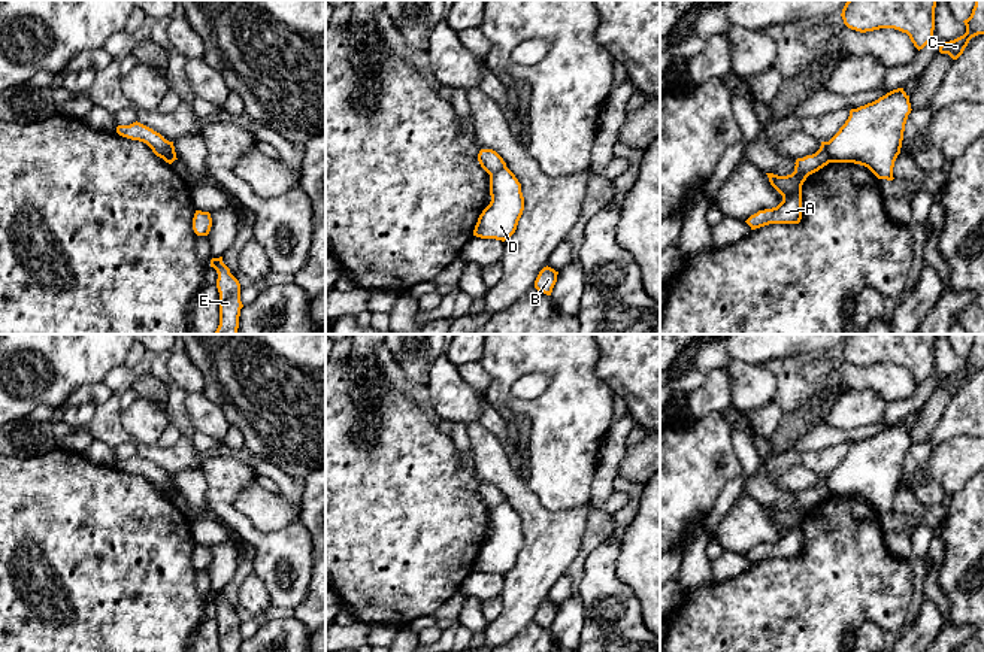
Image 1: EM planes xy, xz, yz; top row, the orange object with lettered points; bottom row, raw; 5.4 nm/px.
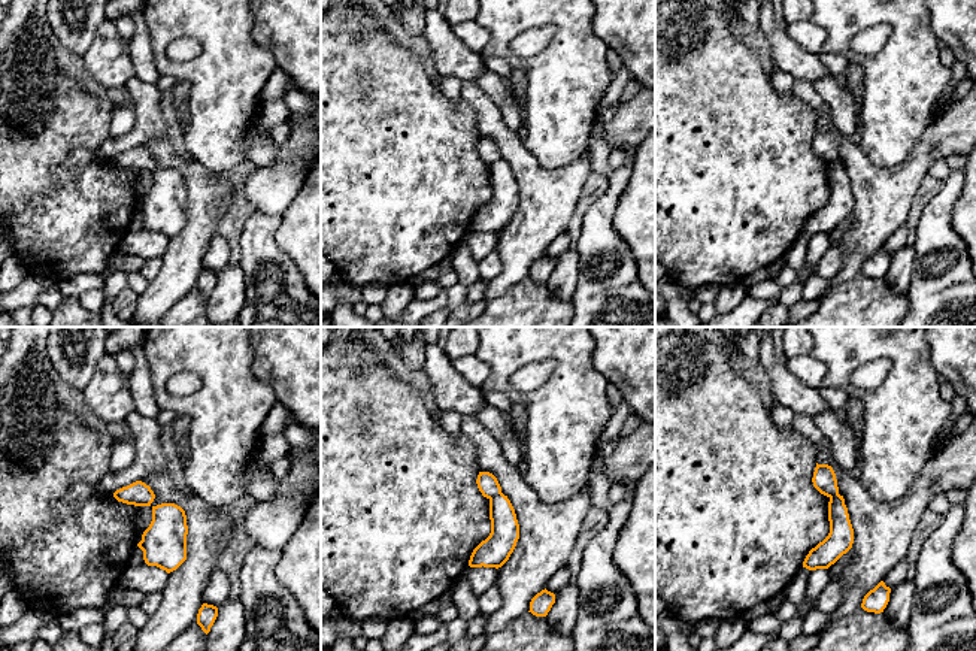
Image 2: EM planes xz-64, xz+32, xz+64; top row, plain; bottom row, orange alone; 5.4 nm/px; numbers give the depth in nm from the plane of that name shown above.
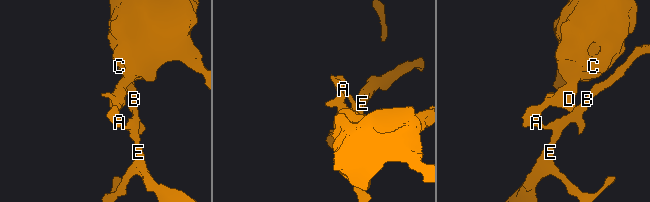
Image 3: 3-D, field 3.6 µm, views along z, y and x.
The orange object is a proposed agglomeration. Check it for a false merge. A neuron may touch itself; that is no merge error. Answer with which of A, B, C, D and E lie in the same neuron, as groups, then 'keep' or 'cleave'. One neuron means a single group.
A B E / C D; cleave

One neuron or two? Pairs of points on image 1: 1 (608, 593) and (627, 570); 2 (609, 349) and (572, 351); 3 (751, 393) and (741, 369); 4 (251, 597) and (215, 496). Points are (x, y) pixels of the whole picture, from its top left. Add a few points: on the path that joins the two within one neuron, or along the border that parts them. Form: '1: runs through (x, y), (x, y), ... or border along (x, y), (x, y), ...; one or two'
1: border along (618, 546), (617, 576), (632, 591), (639, 607); two
2: border along (598, 349), (596, 375), (608, 384); two
3: runs through (751, 387), (744, 375); one
4: border along (254, 572), (265, 585), (271, 605); two

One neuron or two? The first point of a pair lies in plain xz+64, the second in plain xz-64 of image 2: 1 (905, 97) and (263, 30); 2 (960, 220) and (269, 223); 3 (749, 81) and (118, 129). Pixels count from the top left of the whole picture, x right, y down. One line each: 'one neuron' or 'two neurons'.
1: two neurons
2: two neurons
3: two neurons

